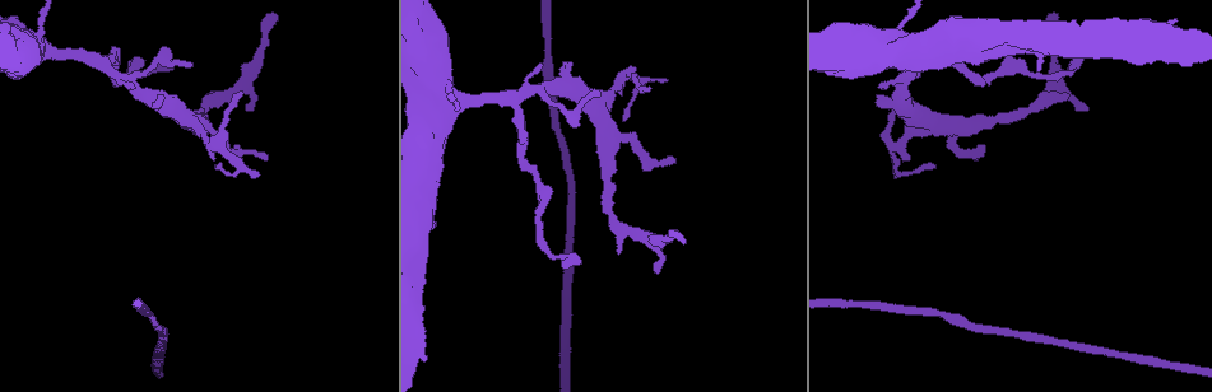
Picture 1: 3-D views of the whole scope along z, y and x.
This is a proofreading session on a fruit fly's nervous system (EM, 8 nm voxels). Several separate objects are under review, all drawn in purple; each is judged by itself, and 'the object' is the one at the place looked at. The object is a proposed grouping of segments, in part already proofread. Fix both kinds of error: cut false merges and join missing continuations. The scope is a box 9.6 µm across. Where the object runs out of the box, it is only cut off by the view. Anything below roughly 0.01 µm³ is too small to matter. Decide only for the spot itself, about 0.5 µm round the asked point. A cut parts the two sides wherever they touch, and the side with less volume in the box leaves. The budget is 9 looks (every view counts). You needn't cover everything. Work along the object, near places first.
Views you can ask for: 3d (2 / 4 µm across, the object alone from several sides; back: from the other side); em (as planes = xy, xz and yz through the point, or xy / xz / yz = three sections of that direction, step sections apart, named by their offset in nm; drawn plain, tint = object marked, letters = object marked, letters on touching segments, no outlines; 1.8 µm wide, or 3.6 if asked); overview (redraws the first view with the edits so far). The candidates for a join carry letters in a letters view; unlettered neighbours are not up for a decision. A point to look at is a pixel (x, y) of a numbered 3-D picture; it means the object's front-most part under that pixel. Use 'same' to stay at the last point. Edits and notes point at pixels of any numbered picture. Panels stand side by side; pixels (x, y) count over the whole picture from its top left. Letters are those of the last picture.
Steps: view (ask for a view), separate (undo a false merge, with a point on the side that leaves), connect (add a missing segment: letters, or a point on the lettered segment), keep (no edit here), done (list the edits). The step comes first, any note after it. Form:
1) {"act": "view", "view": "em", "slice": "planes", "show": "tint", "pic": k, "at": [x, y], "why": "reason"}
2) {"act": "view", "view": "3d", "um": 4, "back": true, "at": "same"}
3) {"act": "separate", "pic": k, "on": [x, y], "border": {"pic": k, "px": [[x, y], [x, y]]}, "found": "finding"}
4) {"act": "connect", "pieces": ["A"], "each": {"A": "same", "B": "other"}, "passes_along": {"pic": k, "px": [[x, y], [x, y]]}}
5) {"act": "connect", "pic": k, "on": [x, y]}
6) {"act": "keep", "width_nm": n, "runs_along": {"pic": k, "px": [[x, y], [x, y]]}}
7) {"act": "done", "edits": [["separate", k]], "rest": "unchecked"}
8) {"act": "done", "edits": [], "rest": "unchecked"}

{"act": "view", "view": "3d", "um": 2, "pic": 1, "at": [561, 255], "why": "narrows sharply"}

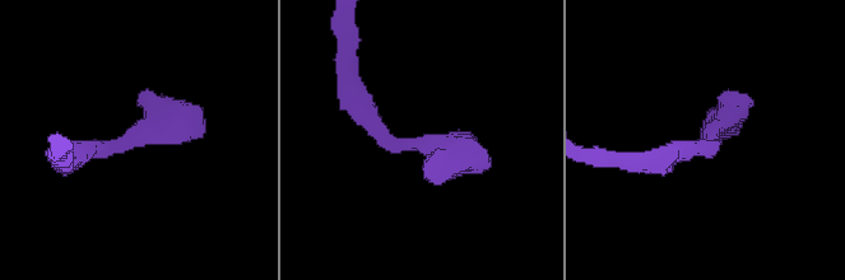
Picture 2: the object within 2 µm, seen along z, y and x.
{"act": "view", "view": "em", "slice": "xz", "step": 4, "show": "letters", "pic": 2, "at": [713, 146], "why": "need the tissue"}

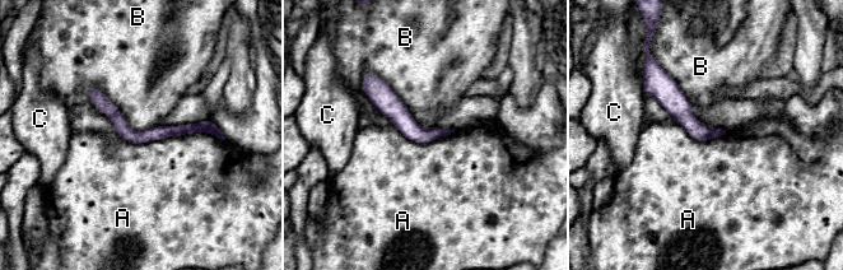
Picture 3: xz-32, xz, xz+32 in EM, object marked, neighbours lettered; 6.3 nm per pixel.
{"act": "keep", "longest_contact_nm": ["A", 650], "each": {"A": "other", "B": "other", "C": "other"}, "border": {"pic": 3, "px": [[88, 88], [134, 130], [157, 126]]}, "found": "all the same cell"}

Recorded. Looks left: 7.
{"act": "view", "view": "em", "slice": "xz", "step": 4, "show": "tint", "pic": 1, "at": [1057, 16]}

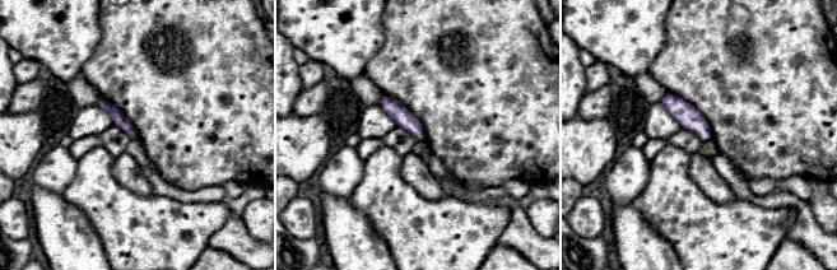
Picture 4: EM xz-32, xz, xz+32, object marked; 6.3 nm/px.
{"act": "view", "view": "em", "slice": "planes", "show": "letters", "at": "same", "why": "cut it another way"}

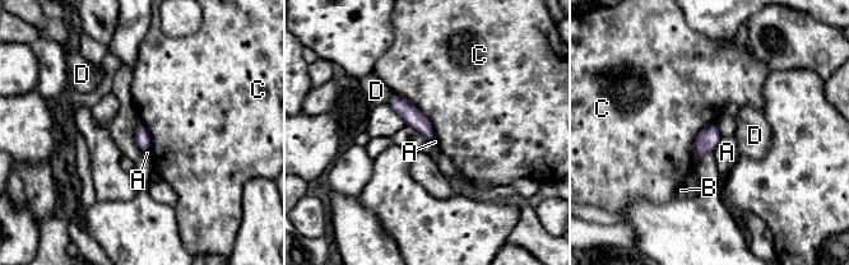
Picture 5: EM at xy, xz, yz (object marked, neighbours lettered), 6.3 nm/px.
{"act": "keep", "each": {"A": "other", "B": "other", "C": "other", "D": "other"}, "border": {"pic": 5, "px": [[393, 92], [421, 111], [435, 139]]}, "found": "none of them fits"}

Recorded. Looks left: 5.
{"act": "view", "view": "em", "slice": "yz", "step": 8, "show": "letters", "pic": 1, "at": [976, 161], "why": "free end"}

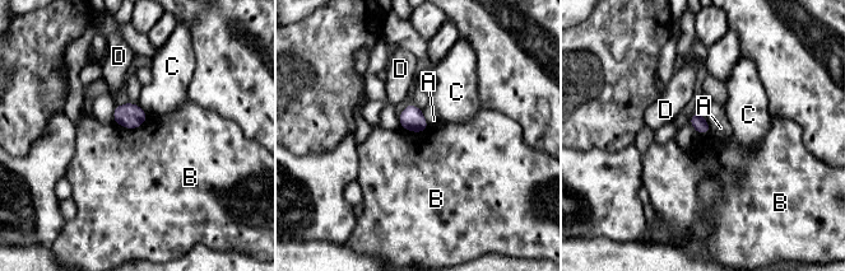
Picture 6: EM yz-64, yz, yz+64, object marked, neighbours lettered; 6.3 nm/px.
{"act": "view", "view": "em", "slice": "planes", "show": "letters", "at": "same", "why": "another direction"}

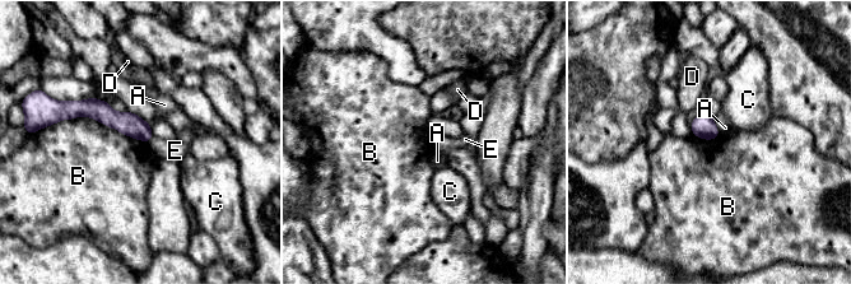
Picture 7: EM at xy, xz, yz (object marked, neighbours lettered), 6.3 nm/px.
{"act": "keep", "each": {"A": "other", "B": "other", "C": "other", "D": "other", "E": "other"}, "border": {"pic": 7, "px": [[52, 124], [89, 116], [147, 143]]}, "found": "none of them fits"}

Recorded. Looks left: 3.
{"act": "view", "view": "3d", "um": 4, "pic": 1, "at": [601, 96], "why": "an open end"}

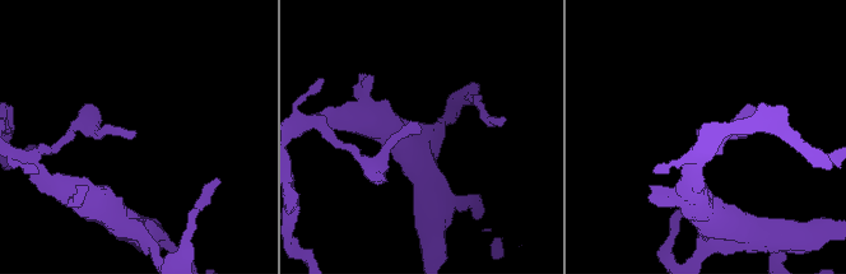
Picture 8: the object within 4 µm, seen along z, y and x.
{"act": "view", "view": "em", "slice": "planes", "show": "letters", "pic": 8, "at": [134, 133]}

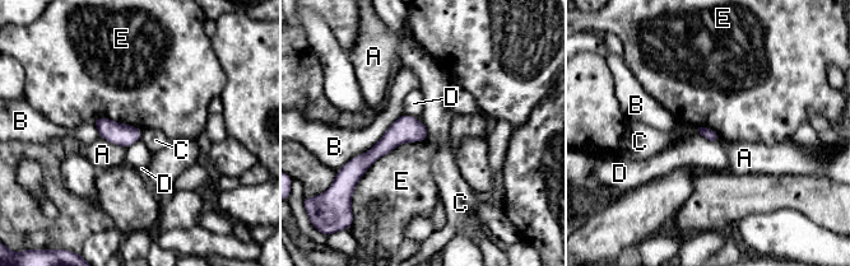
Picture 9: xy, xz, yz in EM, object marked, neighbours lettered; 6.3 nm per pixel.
{"act": "keep", "each": {"A": "other", "B": "other", "C": "other", "D": "other", "E": "other"}, "runs_along": {"pic": 9, "px": [[418, 122], [399, 131], [358, 172]]}, "found": "none of them fits"}

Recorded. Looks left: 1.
{"act": "done", "edits": [], "rest": "unchecked"}

